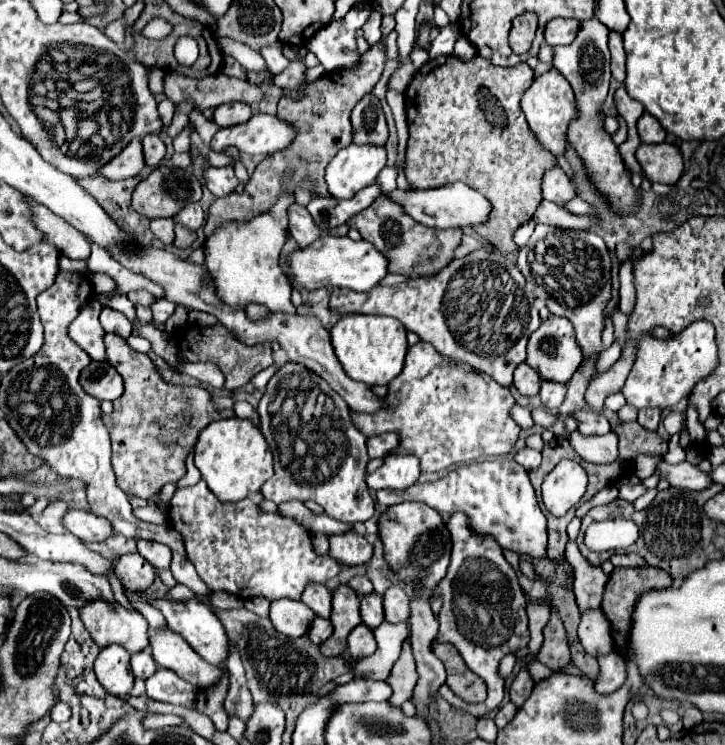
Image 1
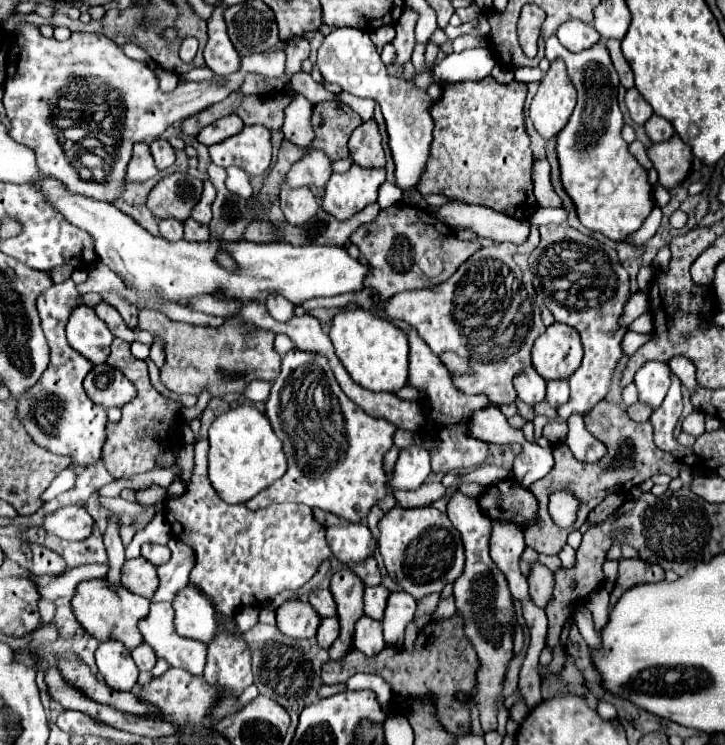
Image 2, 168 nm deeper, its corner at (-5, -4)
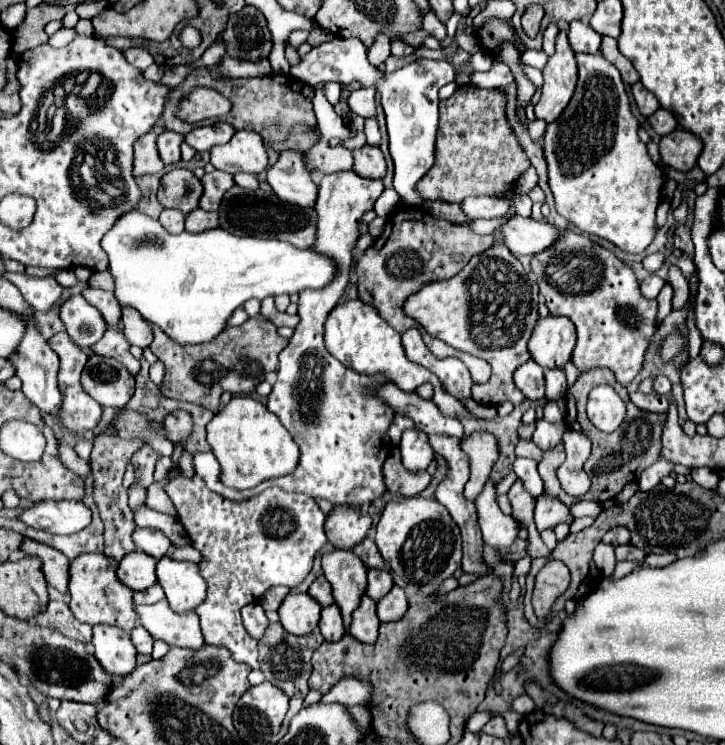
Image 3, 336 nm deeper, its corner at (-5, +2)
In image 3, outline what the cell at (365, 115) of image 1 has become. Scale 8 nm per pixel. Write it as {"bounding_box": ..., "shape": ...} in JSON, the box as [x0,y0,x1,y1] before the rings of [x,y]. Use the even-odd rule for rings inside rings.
{"bounding_box":[353,143,385,179],"shape":[[[365,143],[361,149],[353,151],[353,171],[361,177],[369,179],[383,179],[385,177],[385,159],[377,145]]]}

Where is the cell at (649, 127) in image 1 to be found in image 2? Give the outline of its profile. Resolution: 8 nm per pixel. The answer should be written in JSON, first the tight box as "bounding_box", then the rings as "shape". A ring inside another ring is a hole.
{"bounding_box":[645,115,675,143],"shape":[[[653,115],[647,123],[645,123],[645,129],[647,129],[647,135],[651,137],[653,143],[661,143],[661,141],[667,141],[675,135],[673,131],[673,125],[669,125],[667,119],[659,117],[659,115]]]}

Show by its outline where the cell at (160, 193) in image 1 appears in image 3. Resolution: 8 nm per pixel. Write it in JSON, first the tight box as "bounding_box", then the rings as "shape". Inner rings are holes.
{"bounding_box":[157,169,203,213],"shape":[[[173,169],[161,177],[157,199],[163,207],[173,207],[183,213],[197,209],[203,195],[201,181],[189,169]]]}

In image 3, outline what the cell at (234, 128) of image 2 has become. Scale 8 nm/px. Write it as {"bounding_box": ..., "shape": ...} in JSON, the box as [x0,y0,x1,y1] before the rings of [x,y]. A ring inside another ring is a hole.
{"bounding_box":[185,121,235,153],"shape":[[[217,121],[213,125],[205,125],[205,127],[197,127],[193,129],[189,135],[185,135],[185,141],[199,153],[209,151],[213,145],[223,145],[233,137],[235,129],[229,123]]]}

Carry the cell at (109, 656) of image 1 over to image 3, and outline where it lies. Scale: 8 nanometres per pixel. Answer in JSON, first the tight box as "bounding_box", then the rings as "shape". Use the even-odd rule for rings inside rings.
{"bounding_box":[93,625,137,679],"shape":[[[111,625],[93,627],[95,657],[101,667],[115,679],[129,675],[137,667],[137,651],[129,639],[129,633]]]}

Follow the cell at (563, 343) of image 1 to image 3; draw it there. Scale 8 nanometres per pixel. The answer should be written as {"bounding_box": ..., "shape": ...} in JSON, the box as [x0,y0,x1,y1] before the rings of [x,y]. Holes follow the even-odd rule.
{"bounding_box":[529,315,575,369],"shape":[[[549,315],[539,319],[537,329],[529,339],[529,353],[543,369],[563,369],[571,361],[575,341],[575,325],[569,317]]]}

